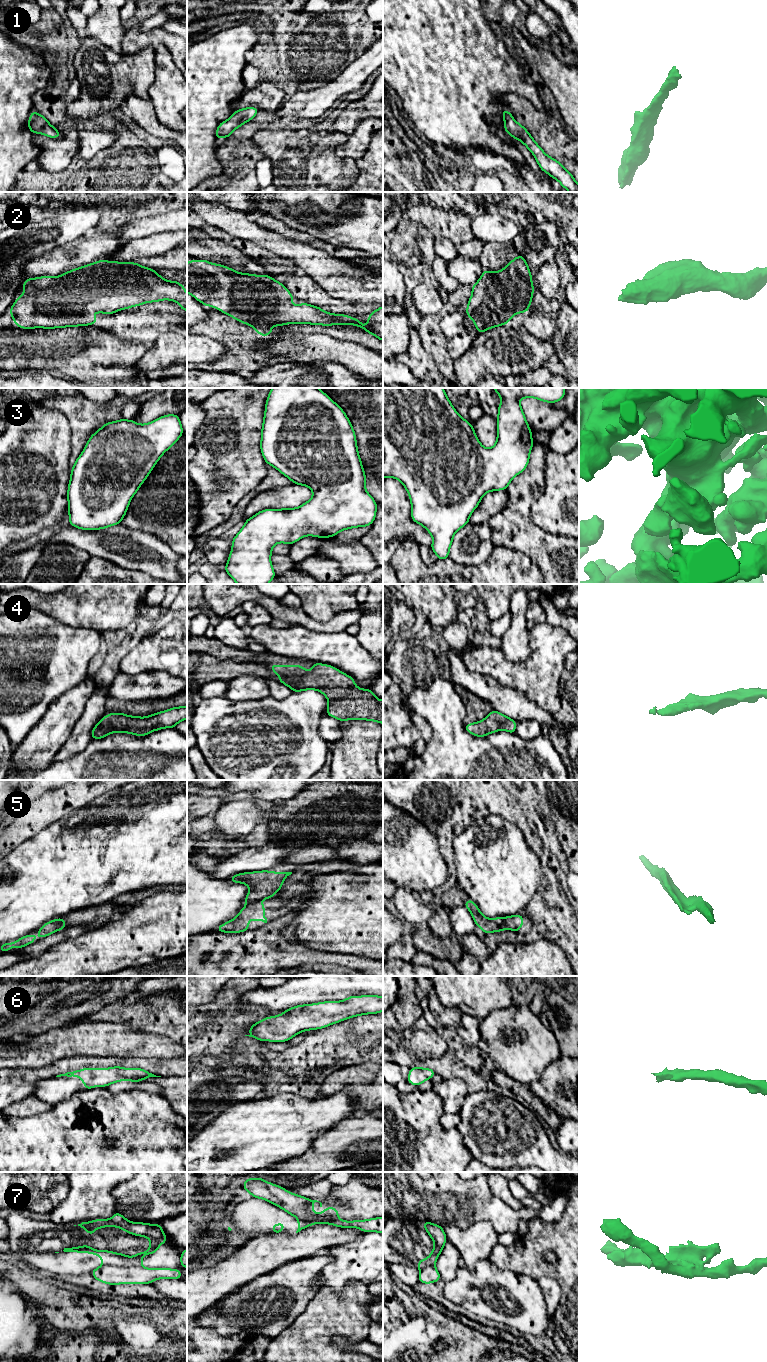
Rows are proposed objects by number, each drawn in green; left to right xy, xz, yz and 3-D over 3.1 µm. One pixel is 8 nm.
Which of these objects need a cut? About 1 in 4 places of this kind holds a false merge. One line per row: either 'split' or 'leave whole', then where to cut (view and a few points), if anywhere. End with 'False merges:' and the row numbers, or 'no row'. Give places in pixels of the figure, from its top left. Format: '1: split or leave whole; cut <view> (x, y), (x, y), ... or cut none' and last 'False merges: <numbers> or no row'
1: leave whole; cut none
2: leave whole; cut none
3: leave whole; cut none
4: leave whole; cut none
5: split; cut xz (260, 899), (247, 904)
6: leave whole; cut none
7: split; cut xy (102, 1265), (141, 1267)
False merges: 5, 7

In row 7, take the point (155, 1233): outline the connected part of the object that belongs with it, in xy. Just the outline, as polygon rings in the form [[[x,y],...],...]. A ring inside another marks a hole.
[[[115,1212],[111,1219],[96,1219],[90,1222],[78,1224],[87,1233],[94,1236],[94,1231],[107,1226],[118,1227],[129,1234],[147,1237],[151,1244],[147,1251],[138,1252],[134,1257],[115,1253],[109,1250],[96,1250],[89,1245],[72,1248],[64,1248],[64,1252],[91,1253],[93,1256],[99,1255],[102,1259],[102,1266],[110,1265],[114,1267],[142,1267],[142,1257],[158,1252],[158,1247],[168,1241],[160,1224],[147,1224],[131,1222],[123,1217],[119,1212]]]

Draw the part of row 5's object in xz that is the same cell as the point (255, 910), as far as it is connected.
[[[261,900],[248,903],[242,908],[239,914],[232,920],[218,926],[217,932],[240,933],[249,930],[249,920],[253,918],[255,921],[267,923],[264,916],[266,908],[262,905]]]

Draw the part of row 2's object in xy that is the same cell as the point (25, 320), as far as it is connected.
[[[99,260],[58,277],[27,278],[22,290],[26,293],[18,296],[9,310],[14,324],[22,329],[88,326],[98,322],[98,318],[91,316],[92,313],[111,315],[119,310],[167,299],[178,302],[180,309],[187,311],[184,285],[177,280],[165,280],[155,270],[136,262]]]

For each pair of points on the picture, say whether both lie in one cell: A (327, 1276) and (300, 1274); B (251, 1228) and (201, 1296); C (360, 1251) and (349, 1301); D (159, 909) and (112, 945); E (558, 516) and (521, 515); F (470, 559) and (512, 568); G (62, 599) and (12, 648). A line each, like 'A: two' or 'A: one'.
A: two
B: two
C: two
D: one
E: two
F: two
G: two

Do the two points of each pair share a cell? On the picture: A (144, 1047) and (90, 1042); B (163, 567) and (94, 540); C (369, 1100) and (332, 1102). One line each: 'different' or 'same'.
A: same
B: same
C: different

